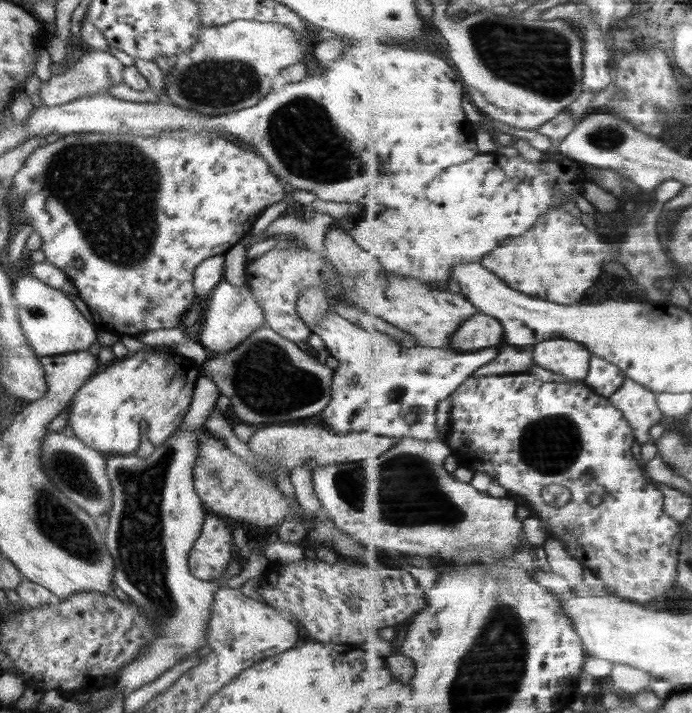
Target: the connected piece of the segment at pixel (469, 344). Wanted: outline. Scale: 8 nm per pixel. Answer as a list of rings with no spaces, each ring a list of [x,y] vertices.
[[[480,311],[474,318],[468,319],[452,338],[451,348],[458,352],[478,351],[495,347],[506,336],[503,320],[494,315]]]

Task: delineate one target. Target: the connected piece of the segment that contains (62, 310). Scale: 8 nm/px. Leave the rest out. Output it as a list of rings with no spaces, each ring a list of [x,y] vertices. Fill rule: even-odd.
[[[21,277],[13,286],[13,294],[22,334],[36,357],[79,353],[89,350],[97,342],[96,327],[80,313],[67,293],[40,282],[38,278]]]

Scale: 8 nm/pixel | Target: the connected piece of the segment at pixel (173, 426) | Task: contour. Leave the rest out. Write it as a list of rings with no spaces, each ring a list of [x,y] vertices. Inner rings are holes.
[[[140,351],[117,360],[104,372],[92,376],[77,391],[72,401],[68,430],[84,444],[97,452],[132,455],[138,451],[140,442],[148,440],[161,445],[182,425],[192,402],[193,390],[199,380],[200,366],[175,352]]]

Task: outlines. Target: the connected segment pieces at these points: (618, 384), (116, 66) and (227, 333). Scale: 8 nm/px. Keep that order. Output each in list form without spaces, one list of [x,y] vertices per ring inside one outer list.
[[[594,355],[591,361],[591,375],[585,382],[601,396],[611,397],[622,388],[626,378],[628,376],[620,366]]]
[[[89,48],[83,52],[82,57],[76,61],[74,66],[68,68],[63,74],[52,75],[47,82],[41,82],[40,102],[44,106],[51,107],[68,103],[82,96],[94,96],[96,93],[108,92],[108,87],[124,82],[122,73],[124,73],[124,64],[116,56],[112,56],[108,51]]]
[[[223,278],[209,294],[210,301],[204,312],[204,327],[199,344],[209,350],[210,355],[225,354],[248,338],[255,330],[266,326],[262,307],[258,305],[252,289],[244,284],[242,287],[230,284]]]

